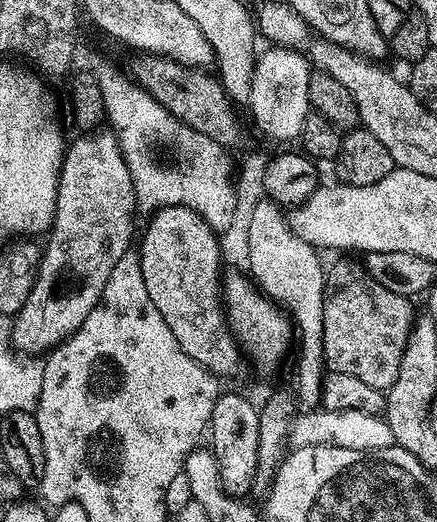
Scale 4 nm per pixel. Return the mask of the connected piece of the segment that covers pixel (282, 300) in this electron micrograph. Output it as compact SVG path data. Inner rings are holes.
M267 198L258 202L254 215L251 216L249 248L247 271L257 289L269 300L279 305L285 313L290 314L298 329L300 357L296 360L294 395L301 409L311 410L320 404L320 391L326 375L322 350L322 310L324 309L326 264L320 261L321 255L312 245L302 242L302 238L298 238L298 234L290 230L281 205Z

